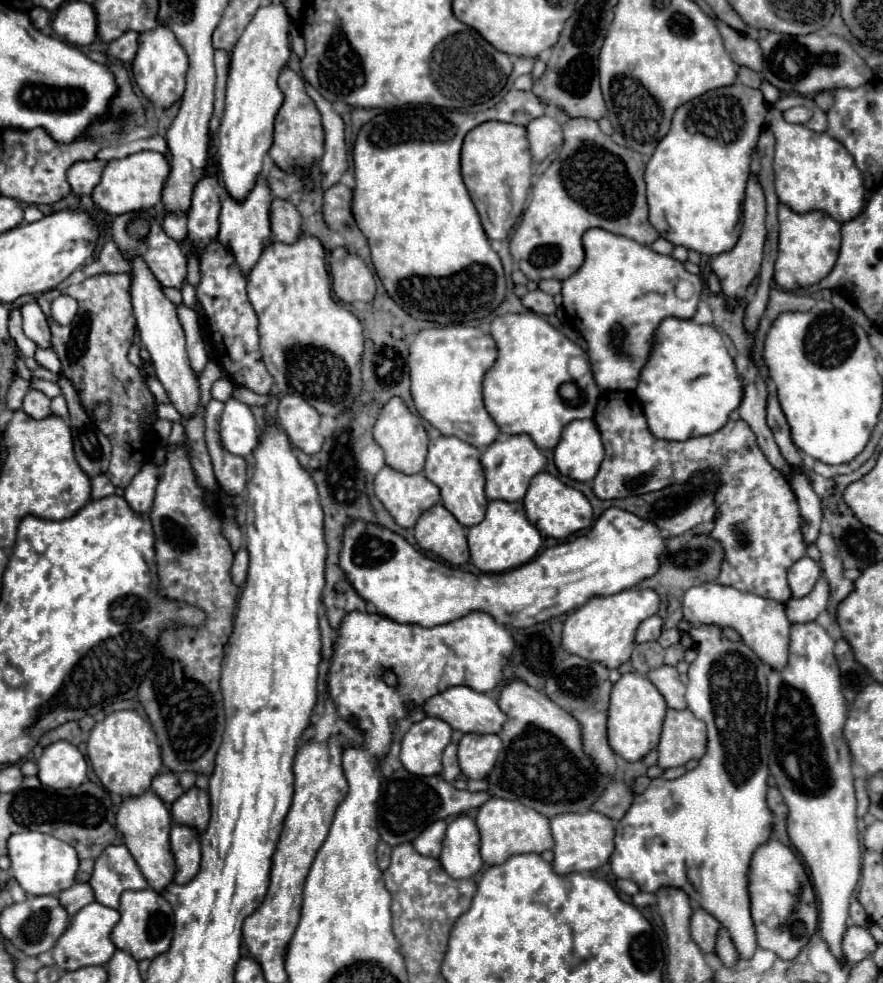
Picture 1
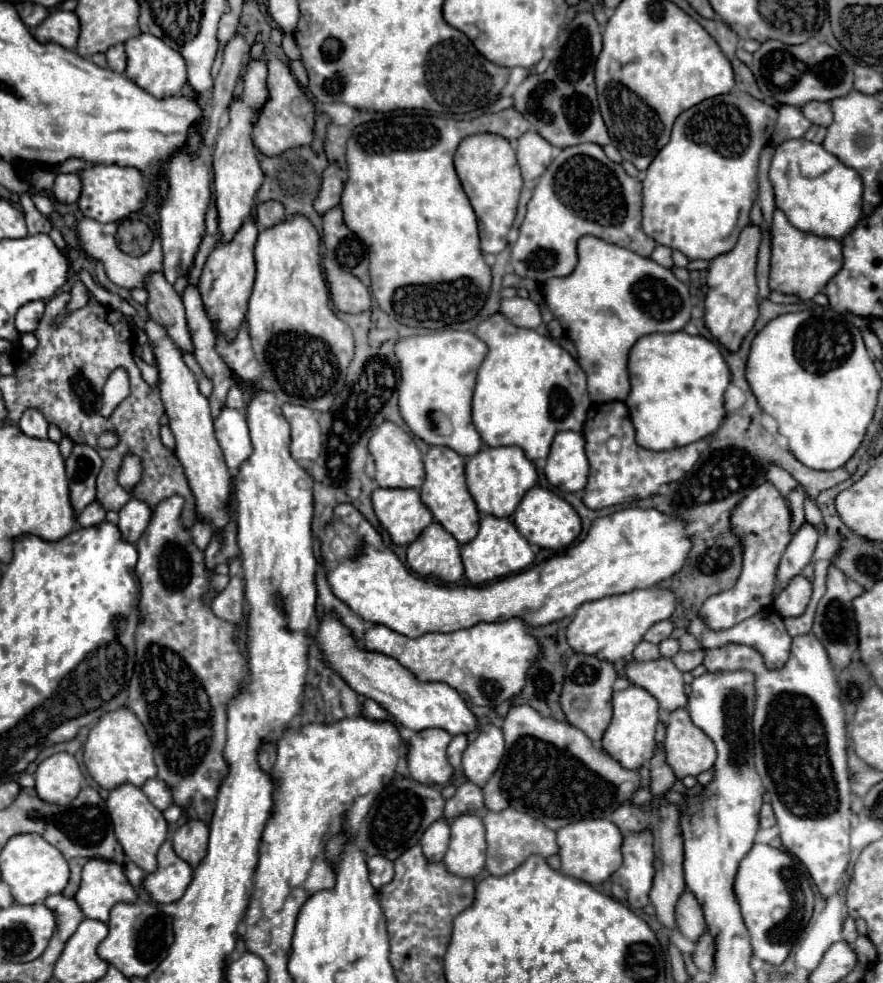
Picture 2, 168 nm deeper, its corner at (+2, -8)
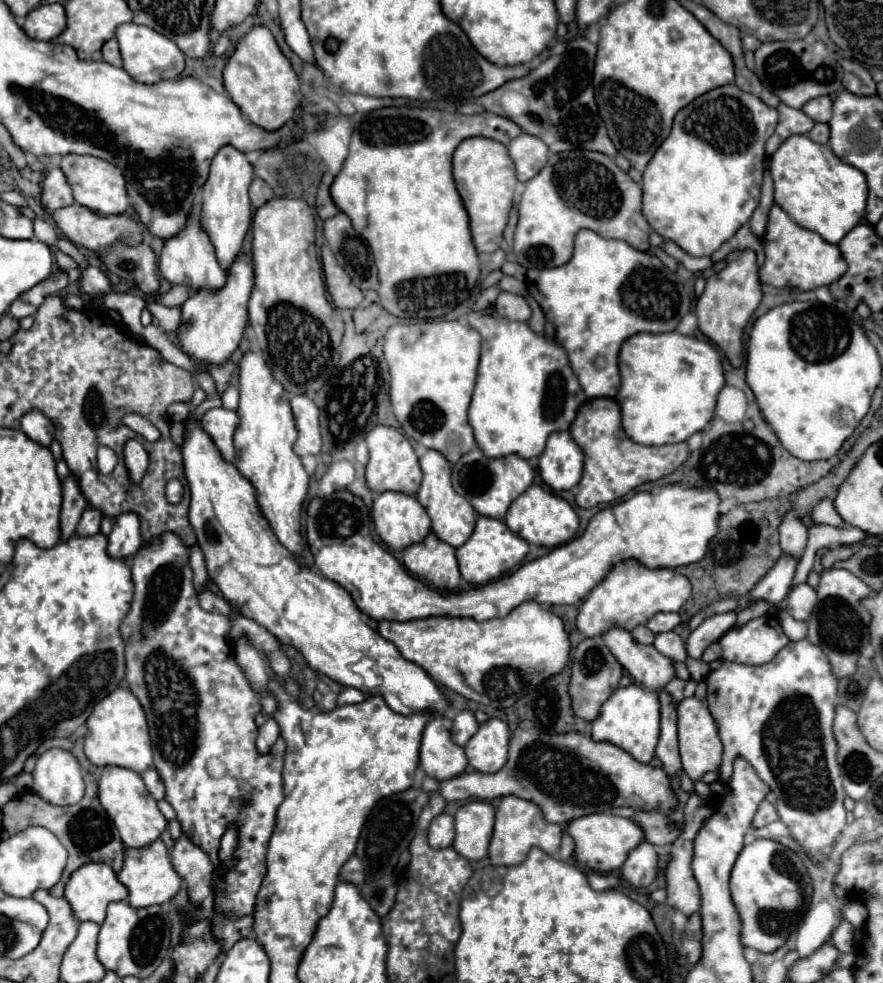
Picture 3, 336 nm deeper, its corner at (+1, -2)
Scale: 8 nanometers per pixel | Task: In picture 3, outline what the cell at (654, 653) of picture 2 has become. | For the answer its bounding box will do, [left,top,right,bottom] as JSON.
[631,625,655,645]

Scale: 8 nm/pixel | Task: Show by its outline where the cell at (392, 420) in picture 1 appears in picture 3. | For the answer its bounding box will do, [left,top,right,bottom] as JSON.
[365,425,423,495]

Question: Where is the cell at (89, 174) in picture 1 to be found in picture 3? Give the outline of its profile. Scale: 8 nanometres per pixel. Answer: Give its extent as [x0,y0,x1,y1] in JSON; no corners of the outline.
[41,167,73,211]

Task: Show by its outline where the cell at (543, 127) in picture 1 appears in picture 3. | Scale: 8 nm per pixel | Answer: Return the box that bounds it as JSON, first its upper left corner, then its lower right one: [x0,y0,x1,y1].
[509,133,547,183]

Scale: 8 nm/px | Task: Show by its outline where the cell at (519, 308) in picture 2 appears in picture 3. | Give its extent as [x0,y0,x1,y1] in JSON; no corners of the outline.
[495,291,531,321]

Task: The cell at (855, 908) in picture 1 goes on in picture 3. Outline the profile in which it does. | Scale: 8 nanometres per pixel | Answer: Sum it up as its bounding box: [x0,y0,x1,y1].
[831,921,853,953]

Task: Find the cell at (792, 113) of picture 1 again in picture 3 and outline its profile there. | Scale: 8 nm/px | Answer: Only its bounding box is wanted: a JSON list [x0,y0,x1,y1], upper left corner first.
[765,105,815,157]

